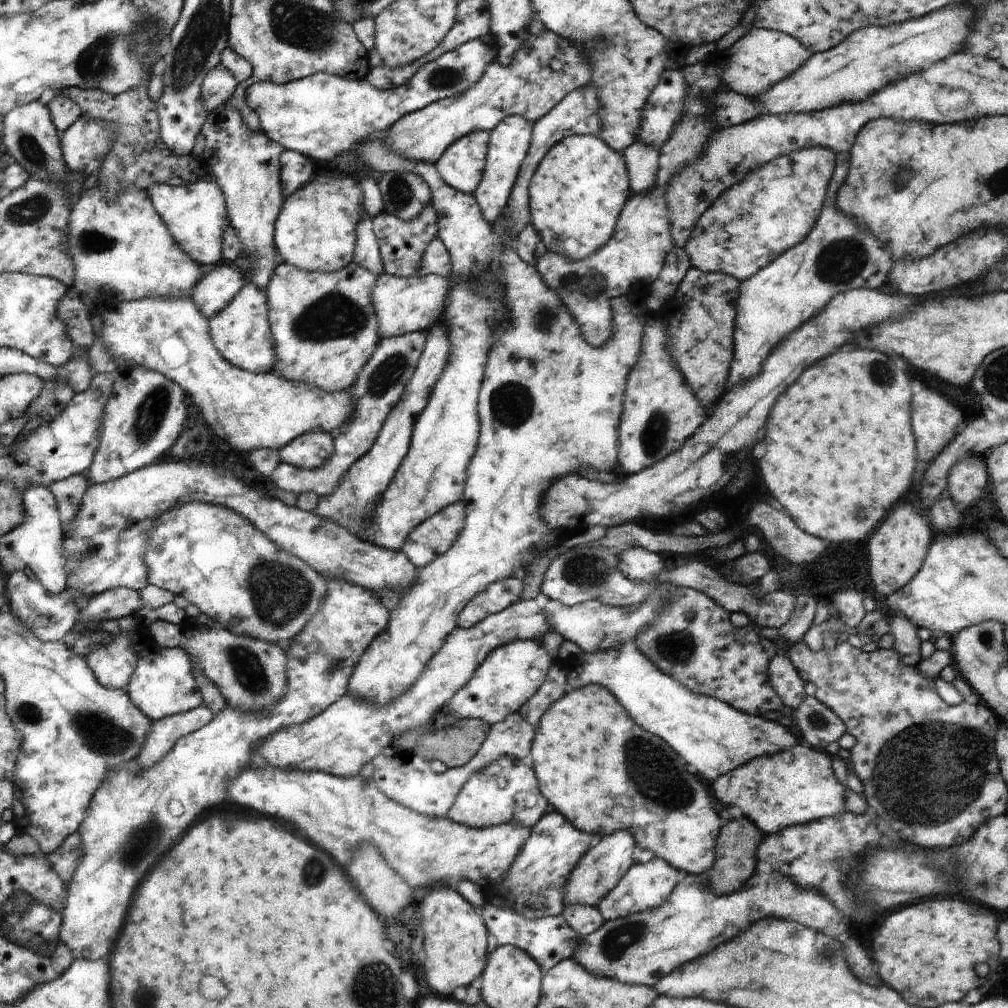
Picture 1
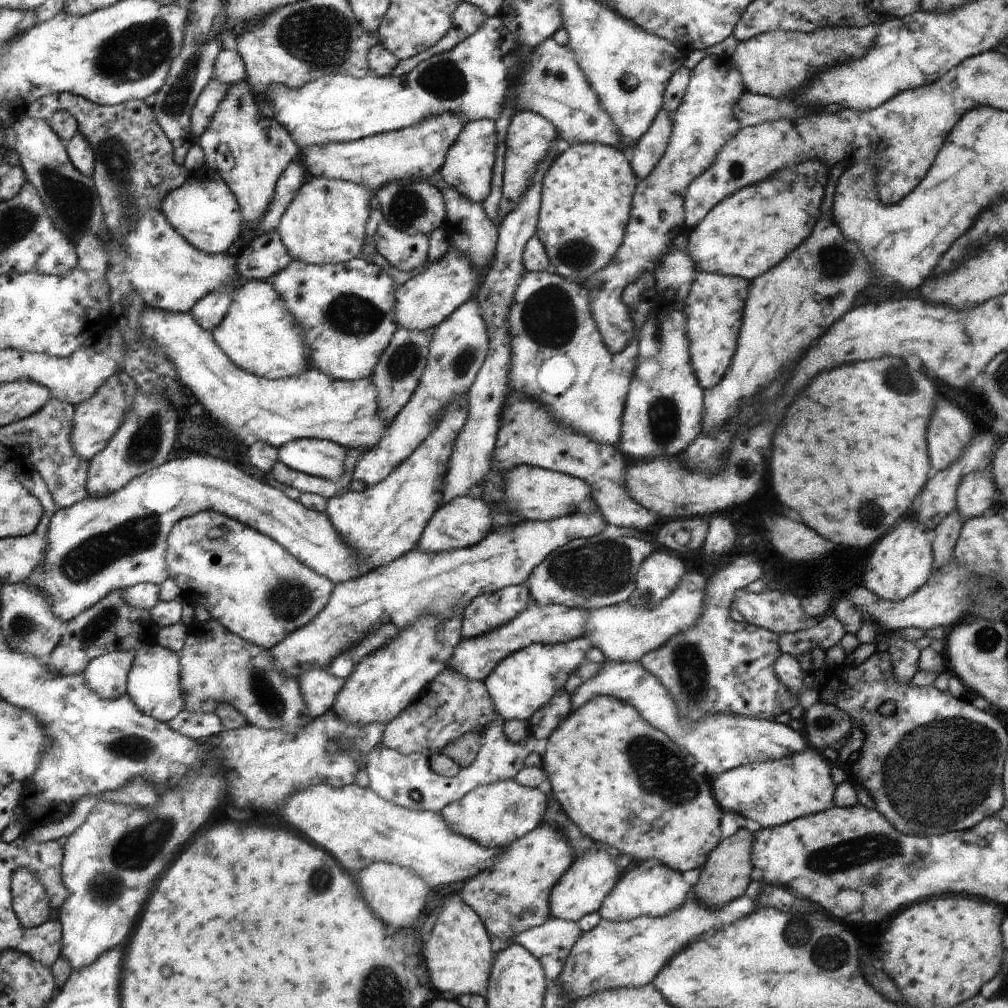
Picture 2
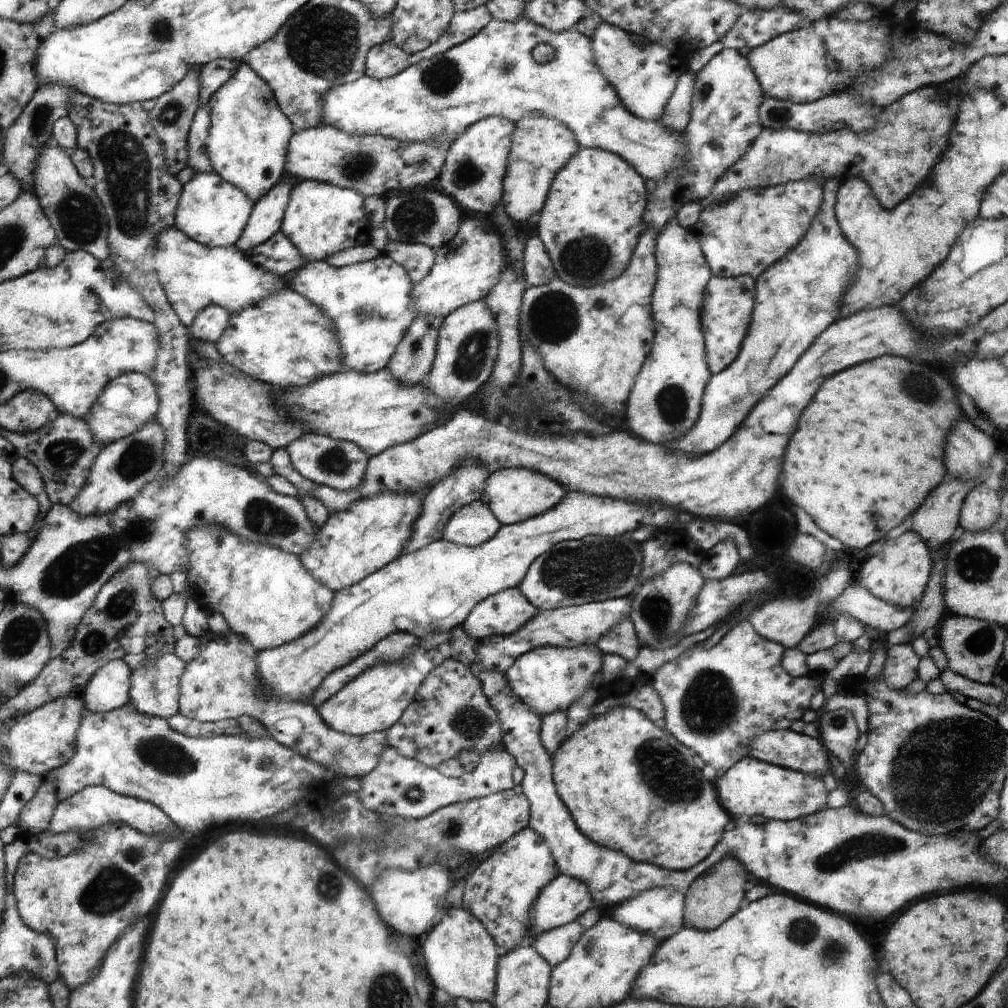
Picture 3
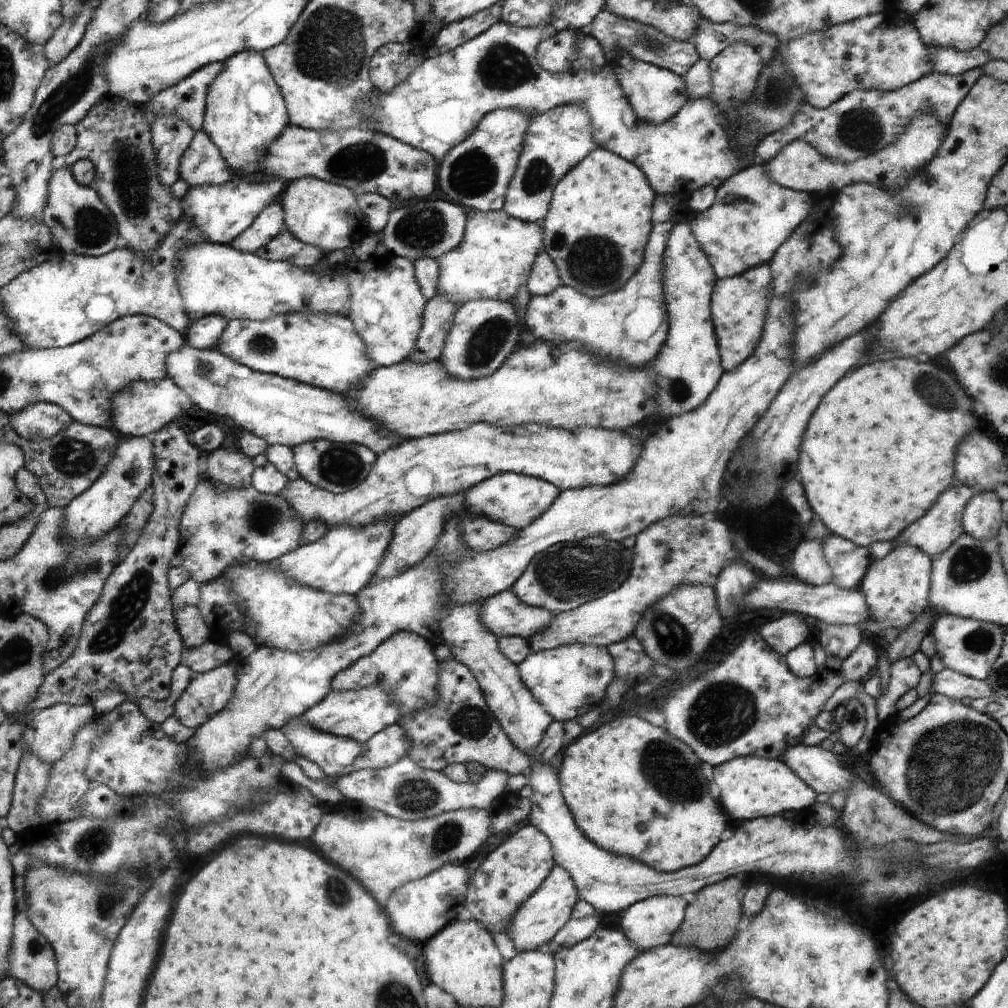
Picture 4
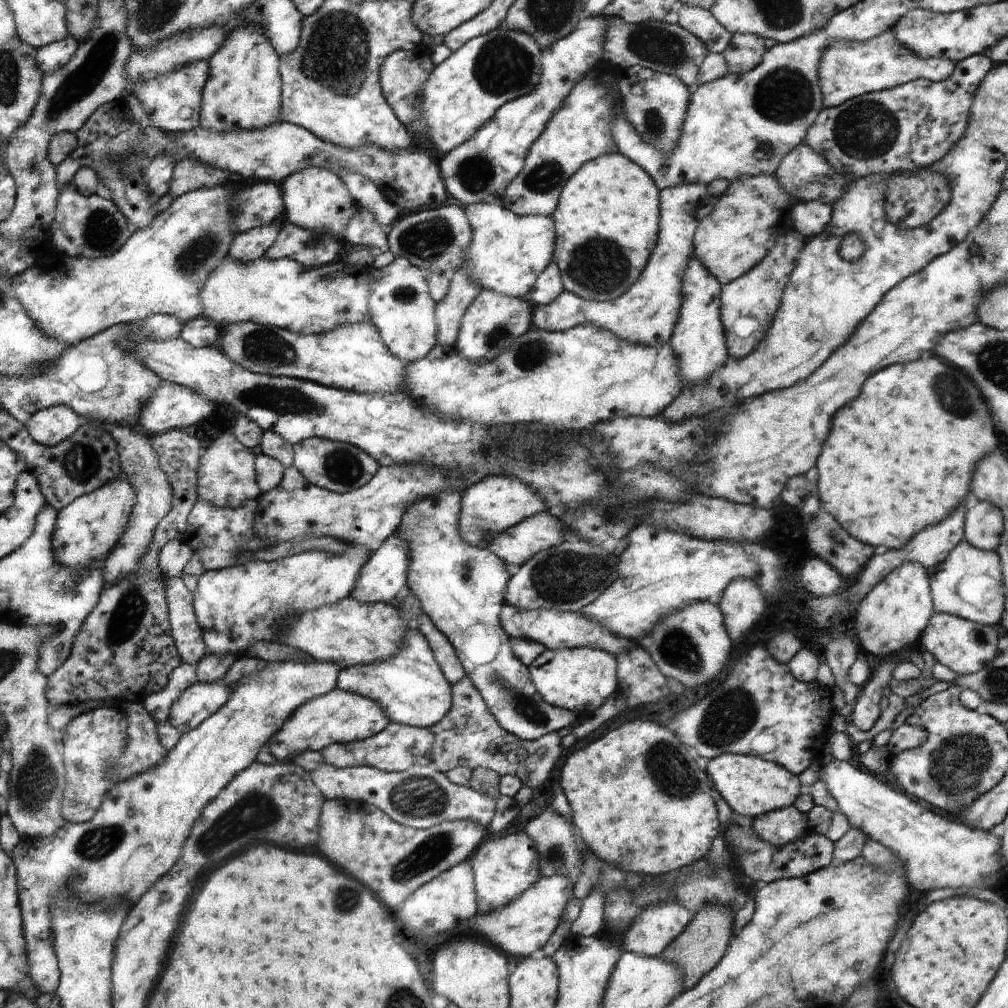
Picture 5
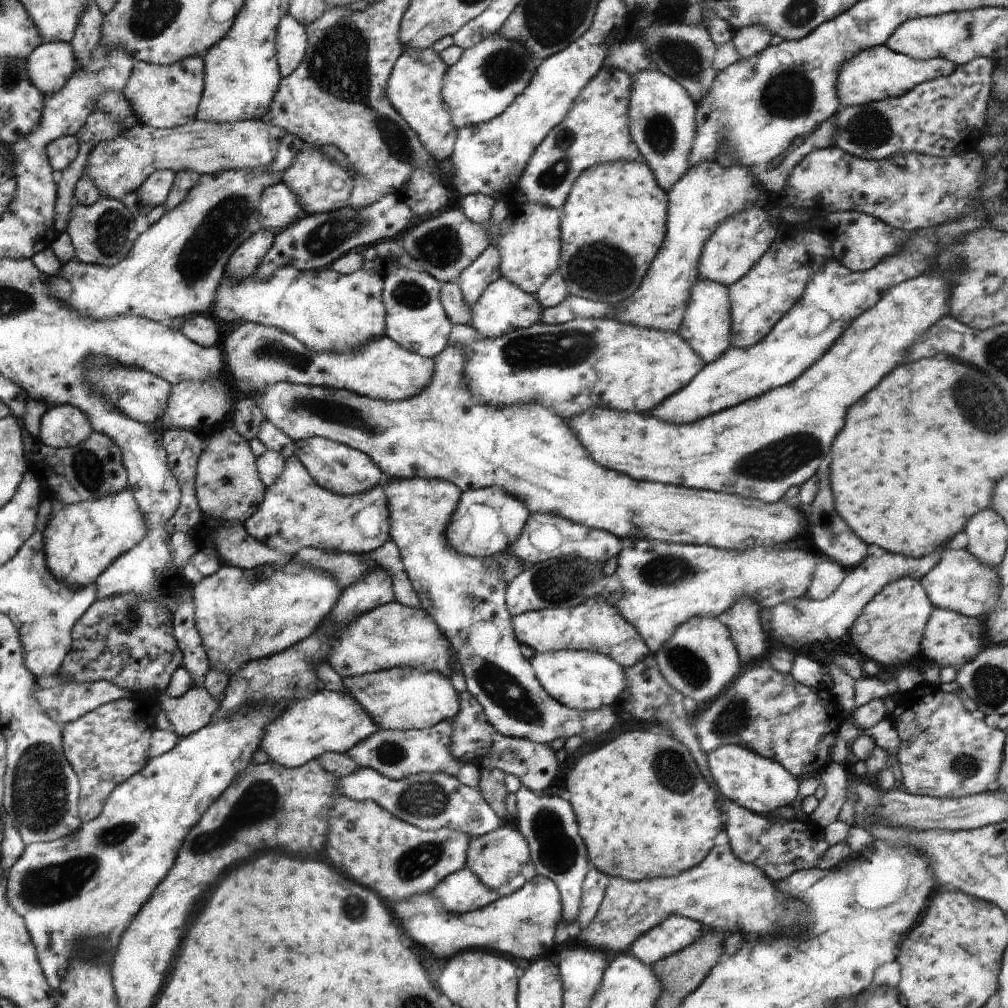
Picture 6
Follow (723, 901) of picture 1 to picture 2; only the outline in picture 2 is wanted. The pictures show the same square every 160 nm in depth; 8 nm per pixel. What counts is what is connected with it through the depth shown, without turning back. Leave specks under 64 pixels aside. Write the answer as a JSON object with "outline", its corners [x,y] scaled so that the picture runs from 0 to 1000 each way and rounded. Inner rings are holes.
{"outline":[[[686,887],[675,903],[662,910],[638,909],[624,914],[596,911],[591,920],[578,925],[571,934],[559,964],[552,970],[553,976],[569,991],[615,979],[638,979],[646,975],[663,953],[687,932],[713,924],[730,914],[730,892],[713,902],[701,902]]]}

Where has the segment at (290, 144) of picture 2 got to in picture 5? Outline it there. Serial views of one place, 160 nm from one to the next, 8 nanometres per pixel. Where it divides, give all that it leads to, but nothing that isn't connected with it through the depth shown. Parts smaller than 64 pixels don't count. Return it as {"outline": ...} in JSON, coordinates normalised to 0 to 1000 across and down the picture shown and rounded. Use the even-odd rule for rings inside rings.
{"outline":[[[242,22],[228,32],[226,40],[217,48],[214,54],[206,59],[209,65],[204,87],[200,91],[200,109],[197,113],[198,125],[214,131],[224,131],[234,128],[261,129],[278,121],[280,103],[280,72],[277,70],[277,53],[262,36],[254,24]]]}

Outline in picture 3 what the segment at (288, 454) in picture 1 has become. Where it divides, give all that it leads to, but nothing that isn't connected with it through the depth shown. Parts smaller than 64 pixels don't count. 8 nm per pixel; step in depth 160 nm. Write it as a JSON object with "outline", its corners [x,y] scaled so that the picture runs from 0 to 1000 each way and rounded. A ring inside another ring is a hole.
{"outline":[[[312,429],[300,432],[284,444],[292,464],[302,473],[314,481],[323,481],[336,487],[350,488],[363,474],[367,452],[350,438],[333,437],[328,433]]]}

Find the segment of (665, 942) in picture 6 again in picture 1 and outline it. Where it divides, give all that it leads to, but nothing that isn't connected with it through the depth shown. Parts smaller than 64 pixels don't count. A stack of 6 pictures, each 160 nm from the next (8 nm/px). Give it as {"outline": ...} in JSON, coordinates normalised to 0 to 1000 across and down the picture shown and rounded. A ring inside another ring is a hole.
{"outline":[[[648,850],[641,857],[630,856],[620,867],[610,881],[600,891],[595,893],[592,898],[593,904],[597,908],[599,914],[607,914],[611,911],[623,909],[623,907],[632,907],[639,903],[653,901],[659,893],[663,892],[665,885],[673,876],[674,864],[668,861],[663,855],[658,852]]]}

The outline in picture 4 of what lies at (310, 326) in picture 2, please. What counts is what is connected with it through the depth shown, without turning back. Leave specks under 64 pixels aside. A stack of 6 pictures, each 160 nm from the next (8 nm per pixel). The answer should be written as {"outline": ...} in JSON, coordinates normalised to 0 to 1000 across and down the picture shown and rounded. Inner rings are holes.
{"outline":[[[384,250],[379,255],[372,253],[364,259],[349,255],[339,265],[342,270],[341,276],[343,276],[349,289],[346,298],[346,311],[343,313],[352,321],[356,333],[360,334],[368,350],[368,356],[372,358],[375,364],[386,364],[405,356],[412,346],[413,336],[417,325],[419,325],[419,313],[424,299],[417,286],[415,276],[412,274],[410,260]]]}

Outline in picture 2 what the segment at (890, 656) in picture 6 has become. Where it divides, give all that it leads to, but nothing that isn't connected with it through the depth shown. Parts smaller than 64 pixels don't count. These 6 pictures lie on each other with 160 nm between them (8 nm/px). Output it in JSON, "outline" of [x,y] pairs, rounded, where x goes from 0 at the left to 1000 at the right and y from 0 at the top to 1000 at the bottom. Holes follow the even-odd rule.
{"outline":[[[903,518],[893,524],[887,522],[875,534],[871,535],[871,540],[867,542],[865,549],[865,565],[859,569],[858,582],[869,589],[871,593],[882,595],[883,597],[898,594],[913,585],[926,568],[926,542],[924,541],[924,530],[915,526],[911,520]]]}

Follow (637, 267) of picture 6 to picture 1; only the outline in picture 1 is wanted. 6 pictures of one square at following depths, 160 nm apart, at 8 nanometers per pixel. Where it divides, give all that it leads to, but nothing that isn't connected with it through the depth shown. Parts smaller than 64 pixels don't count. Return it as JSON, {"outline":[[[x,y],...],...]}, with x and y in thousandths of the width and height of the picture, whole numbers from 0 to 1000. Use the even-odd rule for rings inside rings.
{"outline":[[[567,133],[544,147],[526,179],[527,222],[543,249],[575,258],[607,237],[613,214],[625,193],[618,155],[589,134]]]}

